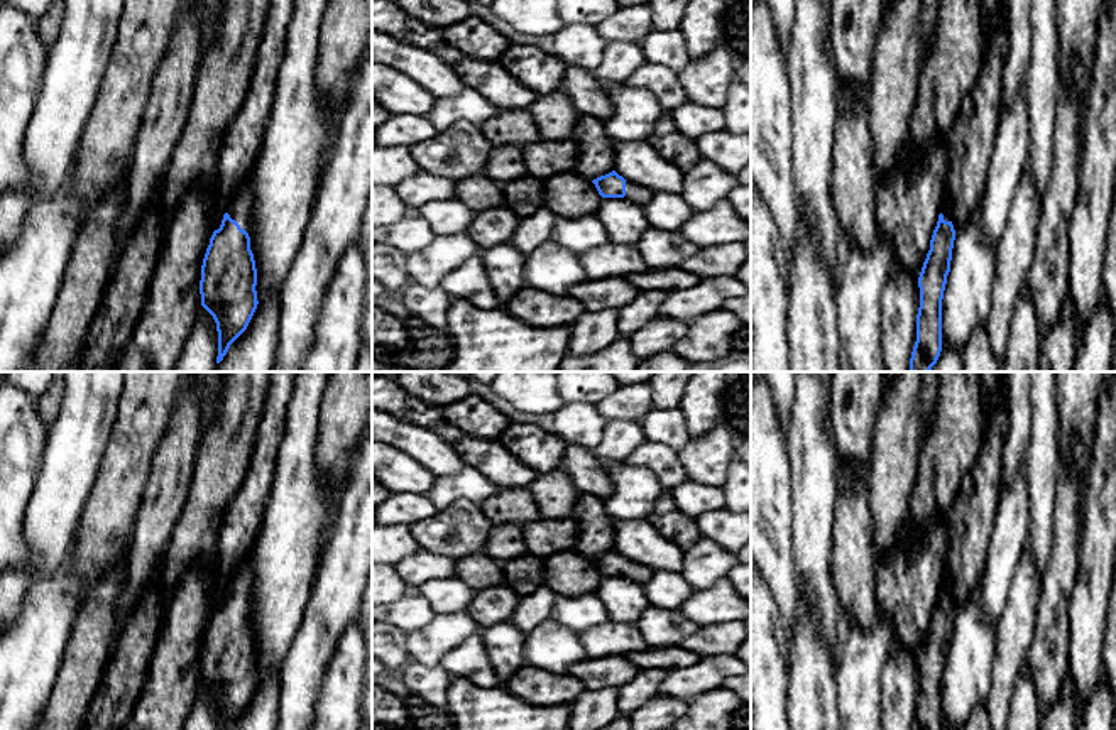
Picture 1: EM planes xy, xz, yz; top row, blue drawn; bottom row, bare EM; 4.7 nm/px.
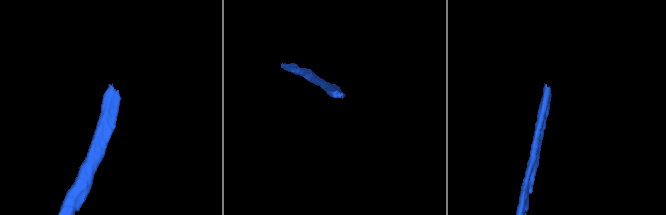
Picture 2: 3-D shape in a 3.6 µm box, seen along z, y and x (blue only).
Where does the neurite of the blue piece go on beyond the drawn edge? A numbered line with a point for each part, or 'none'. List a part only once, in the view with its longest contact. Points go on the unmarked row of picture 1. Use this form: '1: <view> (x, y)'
1: xy (240, 588)

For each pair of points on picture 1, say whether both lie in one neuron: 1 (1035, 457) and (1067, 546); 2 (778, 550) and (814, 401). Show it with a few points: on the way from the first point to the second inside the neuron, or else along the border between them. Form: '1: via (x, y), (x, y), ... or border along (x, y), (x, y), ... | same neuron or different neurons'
1: border along (1059, 472), (1054, 499), (1054, 544), (1050, 550) | different neurons
2: border along (787, 450), (792, 467), (792, 529) | different neurons

